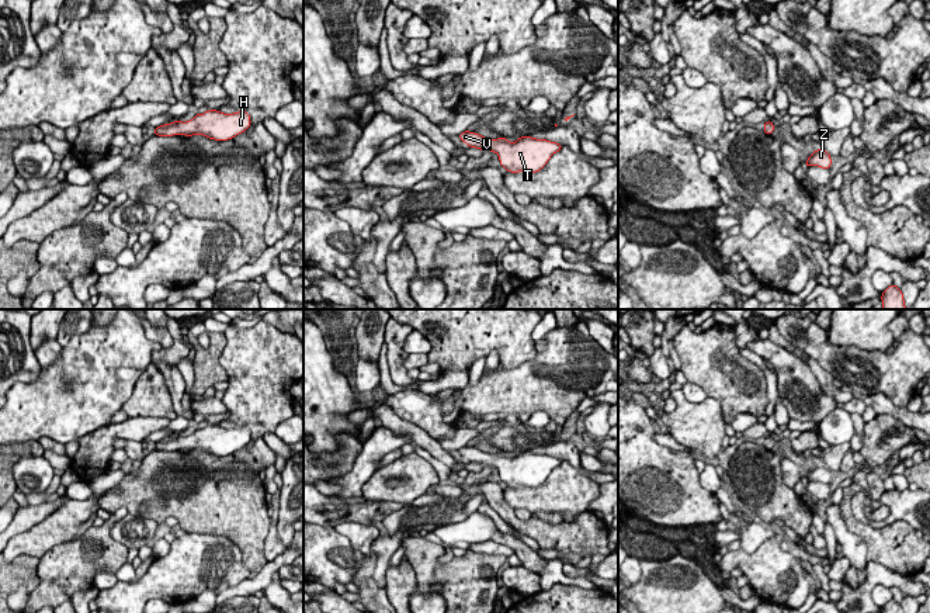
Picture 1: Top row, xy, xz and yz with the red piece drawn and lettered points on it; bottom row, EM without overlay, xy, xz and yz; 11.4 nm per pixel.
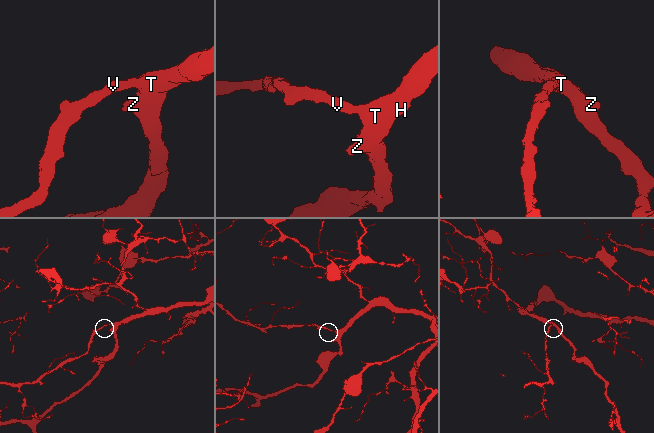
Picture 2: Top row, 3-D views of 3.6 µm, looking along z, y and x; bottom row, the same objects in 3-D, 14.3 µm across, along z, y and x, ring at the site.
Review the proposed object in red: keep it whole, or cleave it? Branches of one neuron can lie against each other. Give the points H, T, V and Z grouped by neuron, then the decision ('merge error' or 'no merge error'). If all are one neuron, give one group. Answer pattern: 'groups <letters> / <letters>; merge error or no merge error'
groups H T V Z; no merge error

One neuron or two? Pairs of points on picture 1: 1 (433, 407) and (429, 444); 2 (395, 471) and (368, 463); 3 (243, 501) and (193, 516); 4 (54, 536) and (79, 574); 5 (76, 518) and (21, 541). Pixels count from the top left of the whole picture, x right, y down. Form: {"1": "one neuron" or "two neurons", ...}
{"1": "two neurons", "2": "two neurons", "3": "one neuron", "4": "two neurons", "5": "one neuron"}

